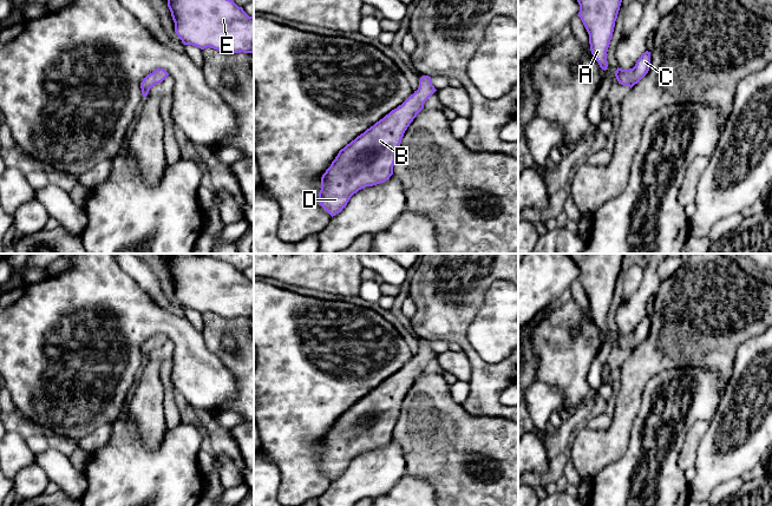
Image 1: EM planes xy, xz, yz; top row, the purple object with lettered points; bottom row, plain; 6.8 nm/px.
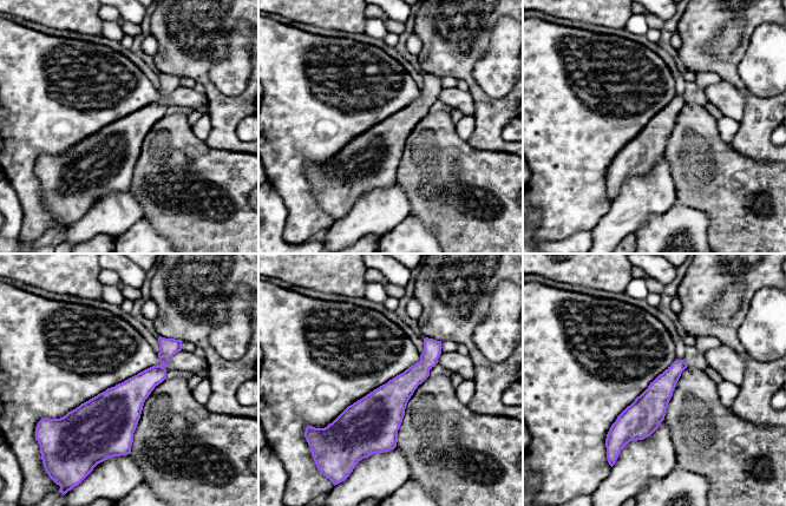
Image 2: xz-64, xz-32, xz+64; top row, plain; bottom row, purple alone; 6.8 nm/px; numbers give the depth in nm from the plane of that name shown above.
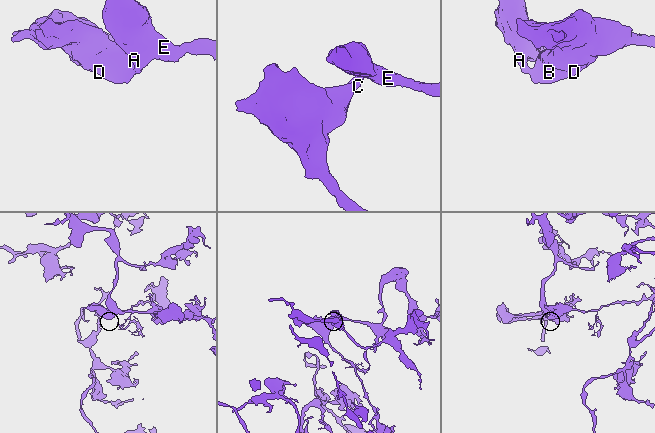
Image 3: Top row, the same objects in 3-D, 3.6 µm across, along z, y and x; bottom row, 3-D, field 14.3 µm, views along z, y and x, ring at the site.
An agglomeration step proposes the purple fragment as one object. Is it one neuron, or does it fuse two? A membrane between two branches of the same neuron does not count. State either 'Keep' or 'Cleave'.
Keep

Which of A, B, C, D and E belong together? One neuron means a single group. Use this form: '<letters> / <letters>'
A B C D E

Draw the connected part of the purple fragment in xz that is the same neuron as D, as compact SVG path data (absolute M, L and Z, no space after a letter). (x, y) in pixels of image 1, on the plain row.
M423 340L419 344L419 351L413 359L339 415L331 431L321 441L321 454L319 456L320 469L332 481L341 477L351 461L359 454L390 443L393 439L393 431L405 395L424 373L424 367L436 355L431 347L431 341Z

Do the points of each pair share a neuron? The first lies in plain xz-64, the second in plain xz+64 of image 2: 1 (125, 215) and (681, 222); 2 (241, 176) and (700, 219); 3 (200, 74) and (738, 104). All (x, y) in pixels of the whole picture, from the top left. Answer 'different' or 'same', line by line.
1: different
2: different
3: different

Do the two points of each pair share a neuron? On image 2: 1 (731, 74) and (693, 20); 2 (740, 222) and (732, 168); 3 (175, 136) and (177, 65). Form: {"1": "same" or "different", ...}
{"1": "same", "2": "same", "3": "different"}

